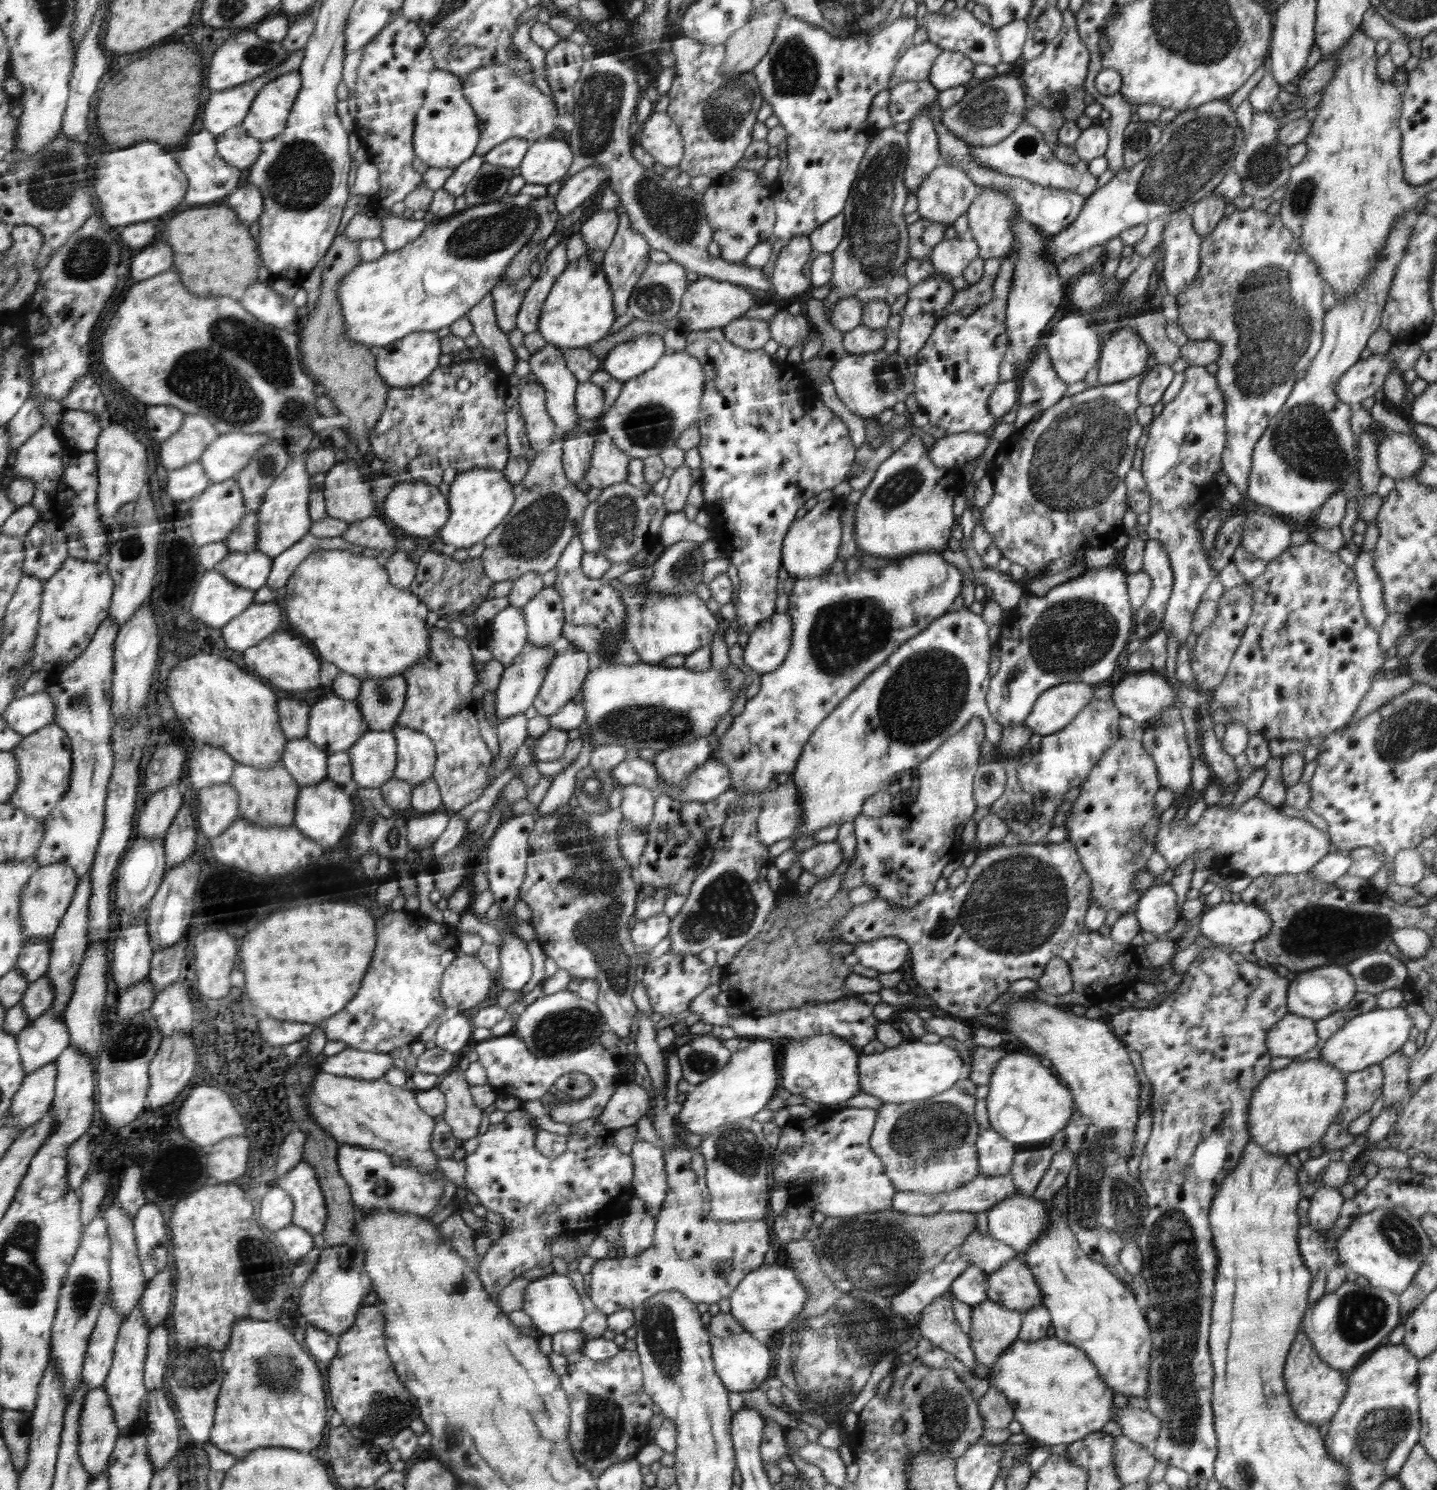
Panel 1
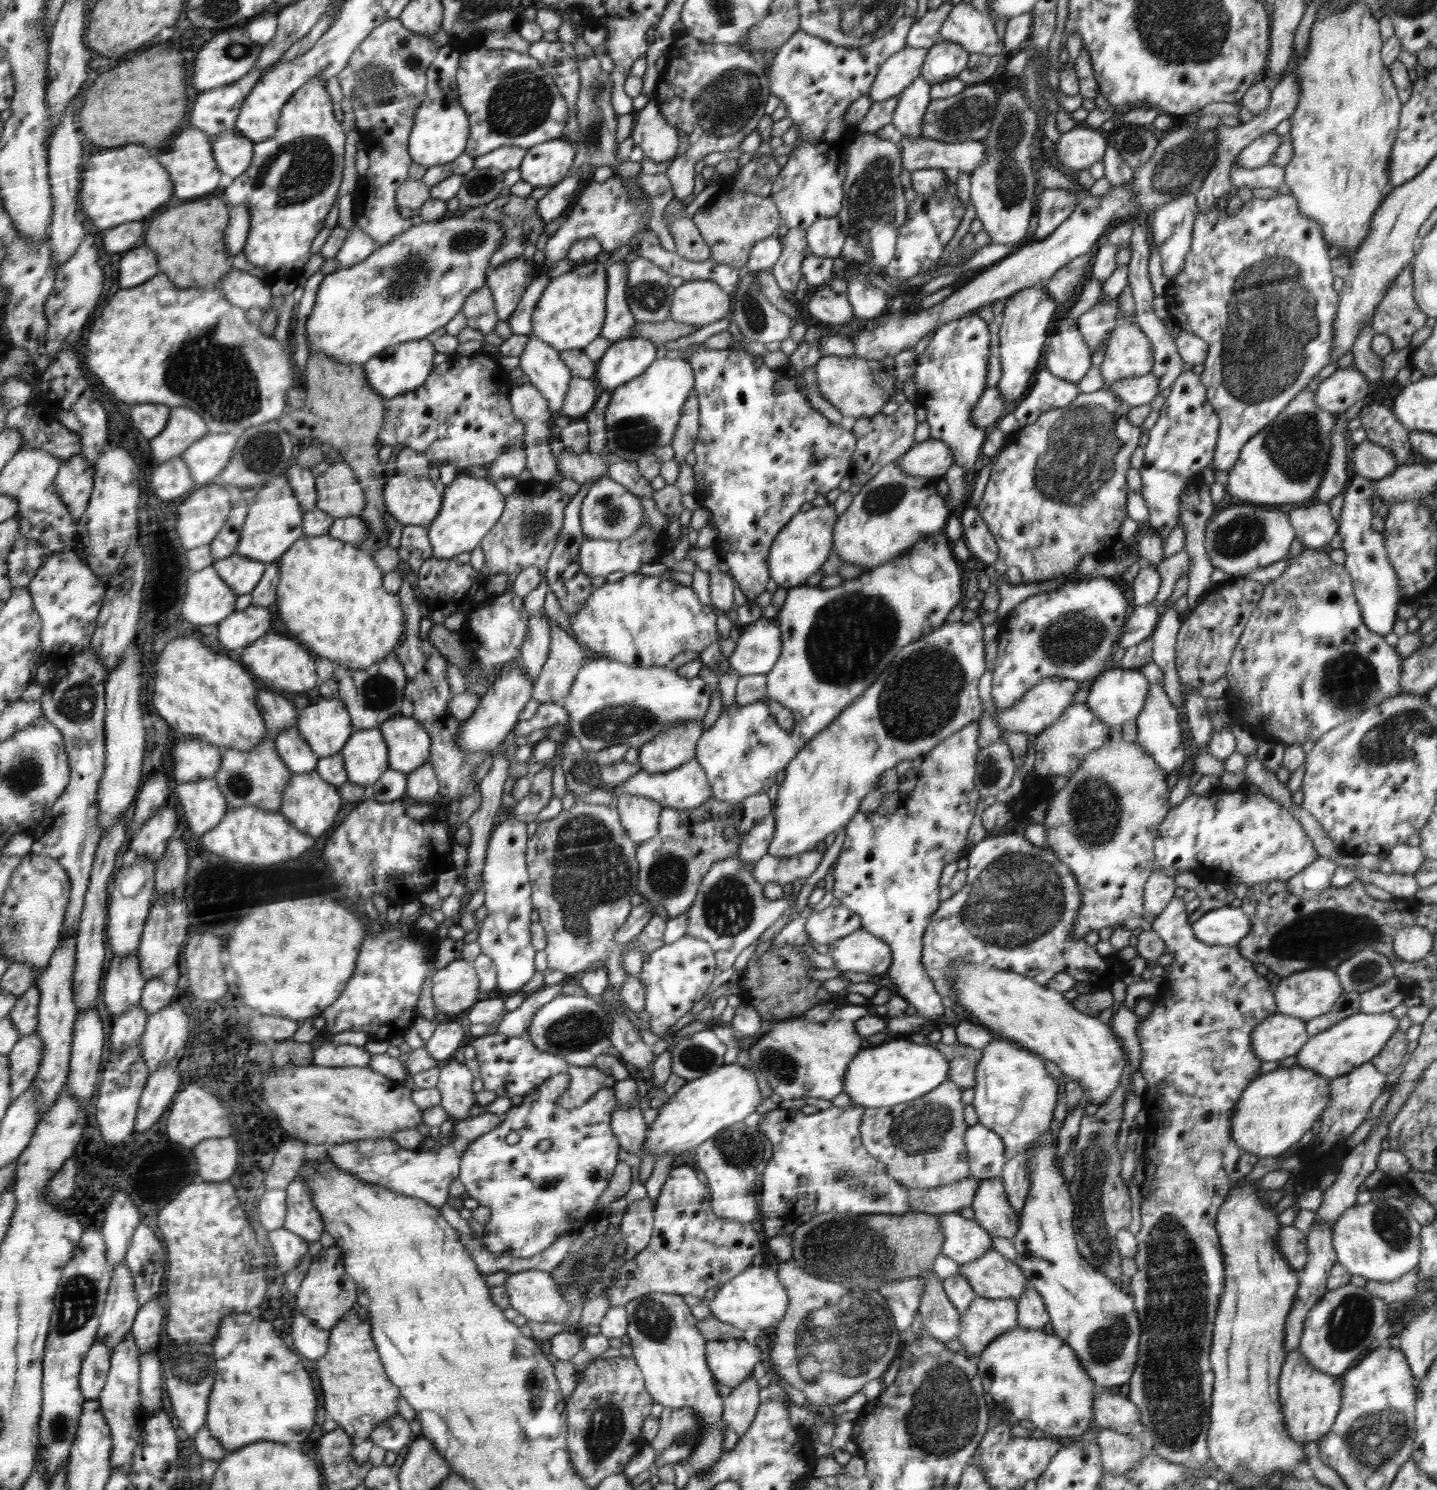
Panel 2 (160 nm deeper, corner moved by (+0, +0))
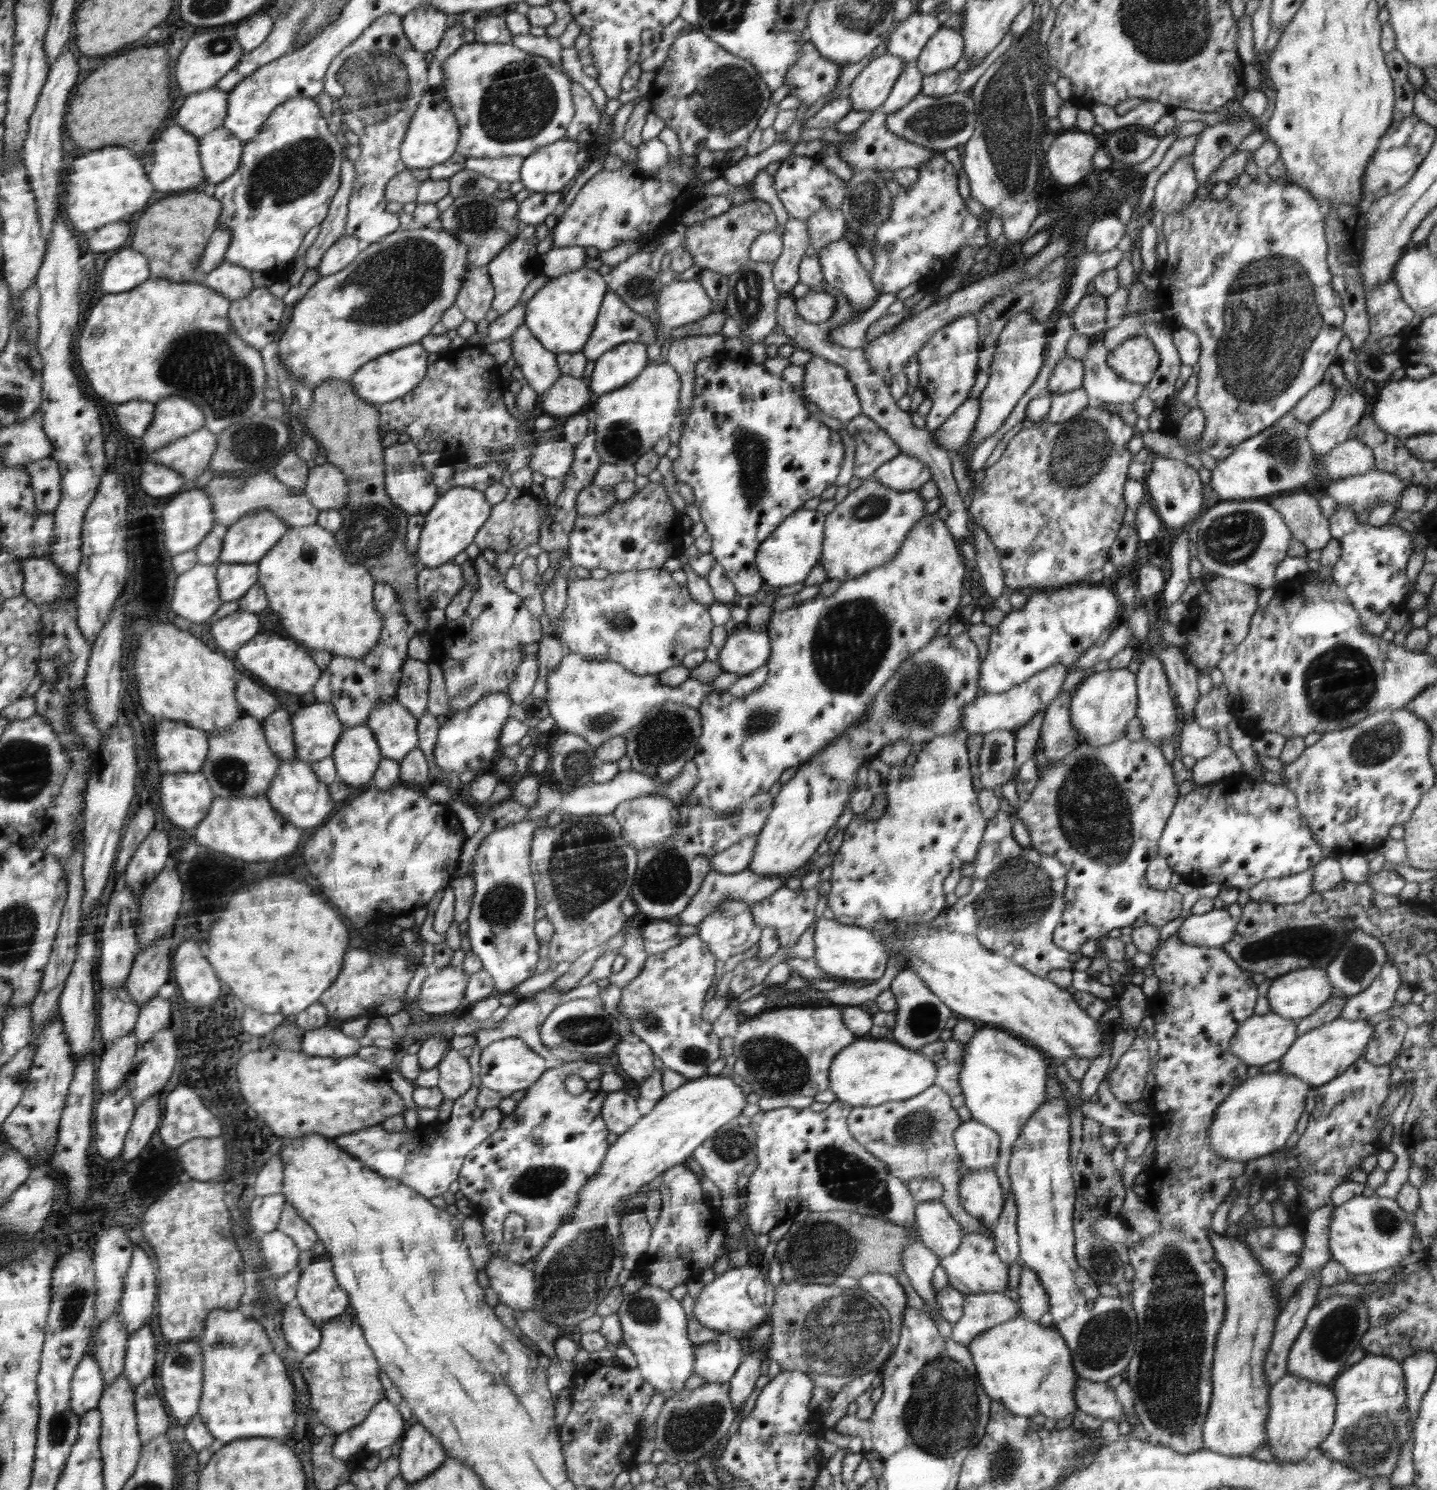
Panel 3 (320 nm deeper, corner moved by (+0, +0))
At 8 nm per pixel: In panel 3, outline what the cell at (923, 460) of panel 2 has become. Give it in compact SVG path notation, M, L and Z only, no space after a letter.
M902 453L882 464L872 476L872 479L892 490L910 490L911 492L917 492L931 478L930 469L920 462L920 459Z

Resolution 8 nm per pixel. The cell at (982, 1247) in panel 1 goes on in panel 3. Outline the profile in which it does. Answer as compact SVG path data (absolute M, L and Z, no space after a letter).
M938 1199L917 1203L915 1223L919 1228L919 1239L939 1258L954 1253L958 1246L961 1245L963 1229L960 1223L951 1217L947 1209L947 1202L944 1200Z

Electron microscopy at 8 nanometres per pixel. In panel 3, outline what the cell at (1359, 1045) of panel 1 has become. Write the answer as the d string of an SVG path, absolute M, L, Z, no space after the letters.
M1338 1017L1306 1034L1301 1034L1279 1060L1279 1071L1297 1076L1312 1087L1326 1085L1326 1082L1342 1074L1363 1056L1366 1044L1373 1037L1374 1027L1375 1024L1362 1019L1346 1020Z

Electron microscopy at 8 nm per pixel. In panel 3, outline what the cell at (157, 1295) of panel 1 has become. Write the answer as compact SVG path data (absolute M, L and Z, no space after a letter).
M147 1323L140 1331L129 1335L128 1353L125 1357L123 1374L128 1375L135 1390L152 1375L152 1370L156 1366L154 1336L148 1326L151 1324Z

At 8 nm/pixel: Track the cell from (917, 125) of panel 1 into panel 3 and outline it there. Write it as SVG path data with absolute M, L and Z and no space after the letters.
M908 62L902 74L891 88L888 98L877 108L884 112L884 118L888 113L894 112L908 104L912 98L921 92L923 74L918 70L916 64Z

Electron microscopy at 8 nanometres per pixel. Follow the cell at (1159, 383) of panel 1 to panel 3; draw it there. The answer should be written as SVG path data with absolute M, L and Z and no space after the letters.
M1102 334L1092 336L1092 346L1084 359L1084 380L1081 388L1086 391L1089 406L1108 404L1134 404L1145 395L1145 388L1137 382L1118 377L1106 364L1109 352L1104 347Z

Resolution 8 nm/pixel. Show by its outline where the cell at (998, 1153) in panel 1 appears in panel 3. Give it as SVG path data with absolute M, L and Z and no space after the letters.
M970 1119L953 1132L956 1150L966 1168L988 1169L994 1167L999 1157L999 1134L989 1126Z

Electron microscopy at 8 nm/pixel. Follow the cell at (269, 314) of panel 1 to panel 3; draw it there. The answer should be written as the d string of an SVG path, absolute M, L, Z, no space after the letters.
M228 261L221 262L210 271L203 284L230 300L249 296L256 288L252 283L251 271Z

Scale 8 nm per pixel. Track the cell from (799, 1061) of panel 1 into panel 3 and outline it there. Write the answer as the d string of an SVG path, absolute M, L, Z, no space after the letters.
M842 1005L784 1006L764 1010L758 1016L742 1020L734 1033L733 1055L736 1056L733 1067L734 1076L742 1080L749 1092L758 1094L760 1097L772 1098L788 1094L814 1097L830 1088L828 1071L834 1056L858 1038L854 1031L844 1023L844 1007Z

